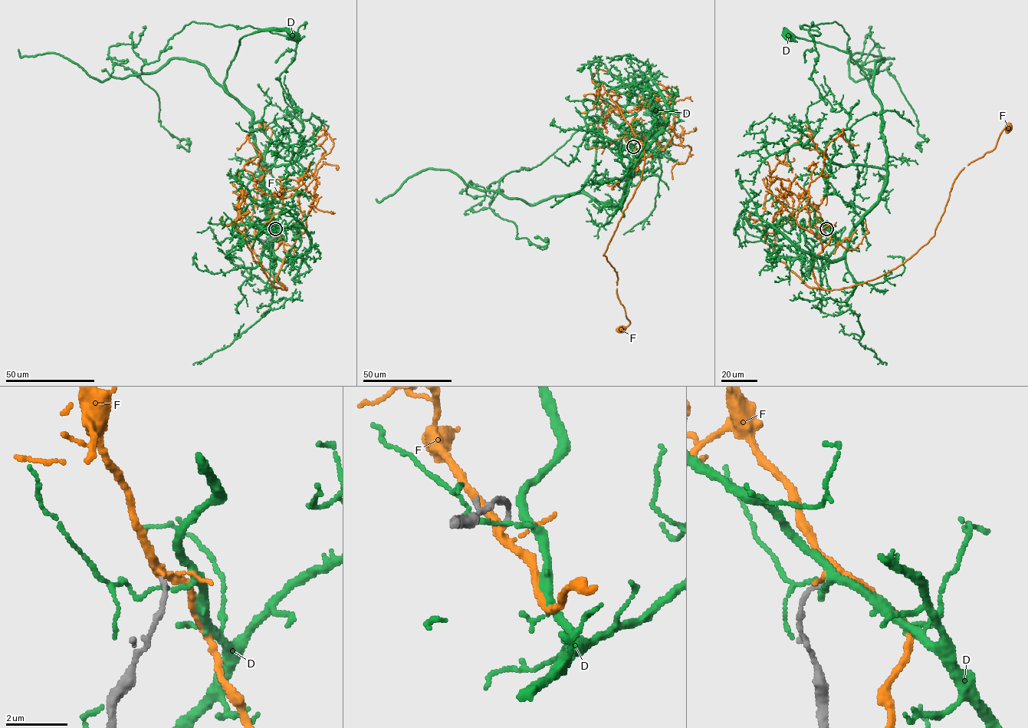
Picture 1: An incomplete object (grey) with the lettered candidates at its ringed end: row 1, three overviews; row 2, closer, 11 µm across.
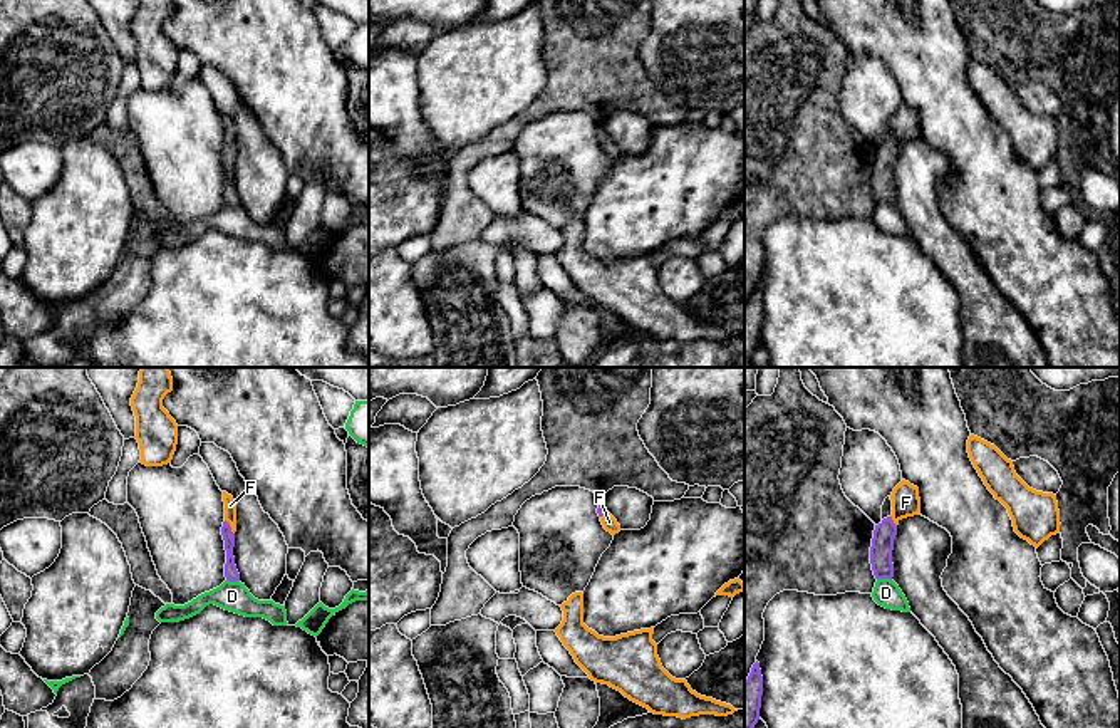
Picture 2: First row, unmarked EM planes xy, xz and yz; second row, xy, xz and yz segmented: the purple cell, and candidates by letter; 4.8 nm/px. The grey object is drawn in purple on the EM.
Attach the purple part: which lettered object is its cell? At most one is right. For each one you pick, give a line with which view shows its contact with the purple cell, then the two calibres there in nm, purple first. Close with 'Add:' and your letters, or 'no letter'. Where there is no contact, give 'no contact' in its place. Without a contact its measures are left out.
F: meets purple in xy; 70 nm thick on the purple side, 60 nm on the other
Add: F

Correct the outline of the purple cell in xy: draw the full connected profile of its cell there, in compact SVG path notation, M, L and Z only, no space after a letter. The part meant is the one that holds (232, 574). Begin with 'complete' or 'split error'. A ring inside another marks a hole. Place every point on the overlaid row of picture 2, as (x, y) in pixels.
split error; M223 491L223 502L225 502L225 522L221 527L221 535L226 550L225 577L230 582L236 582L240 580L240 574L236 570L233 557L235 532L236 532L236 502L226 491Z

